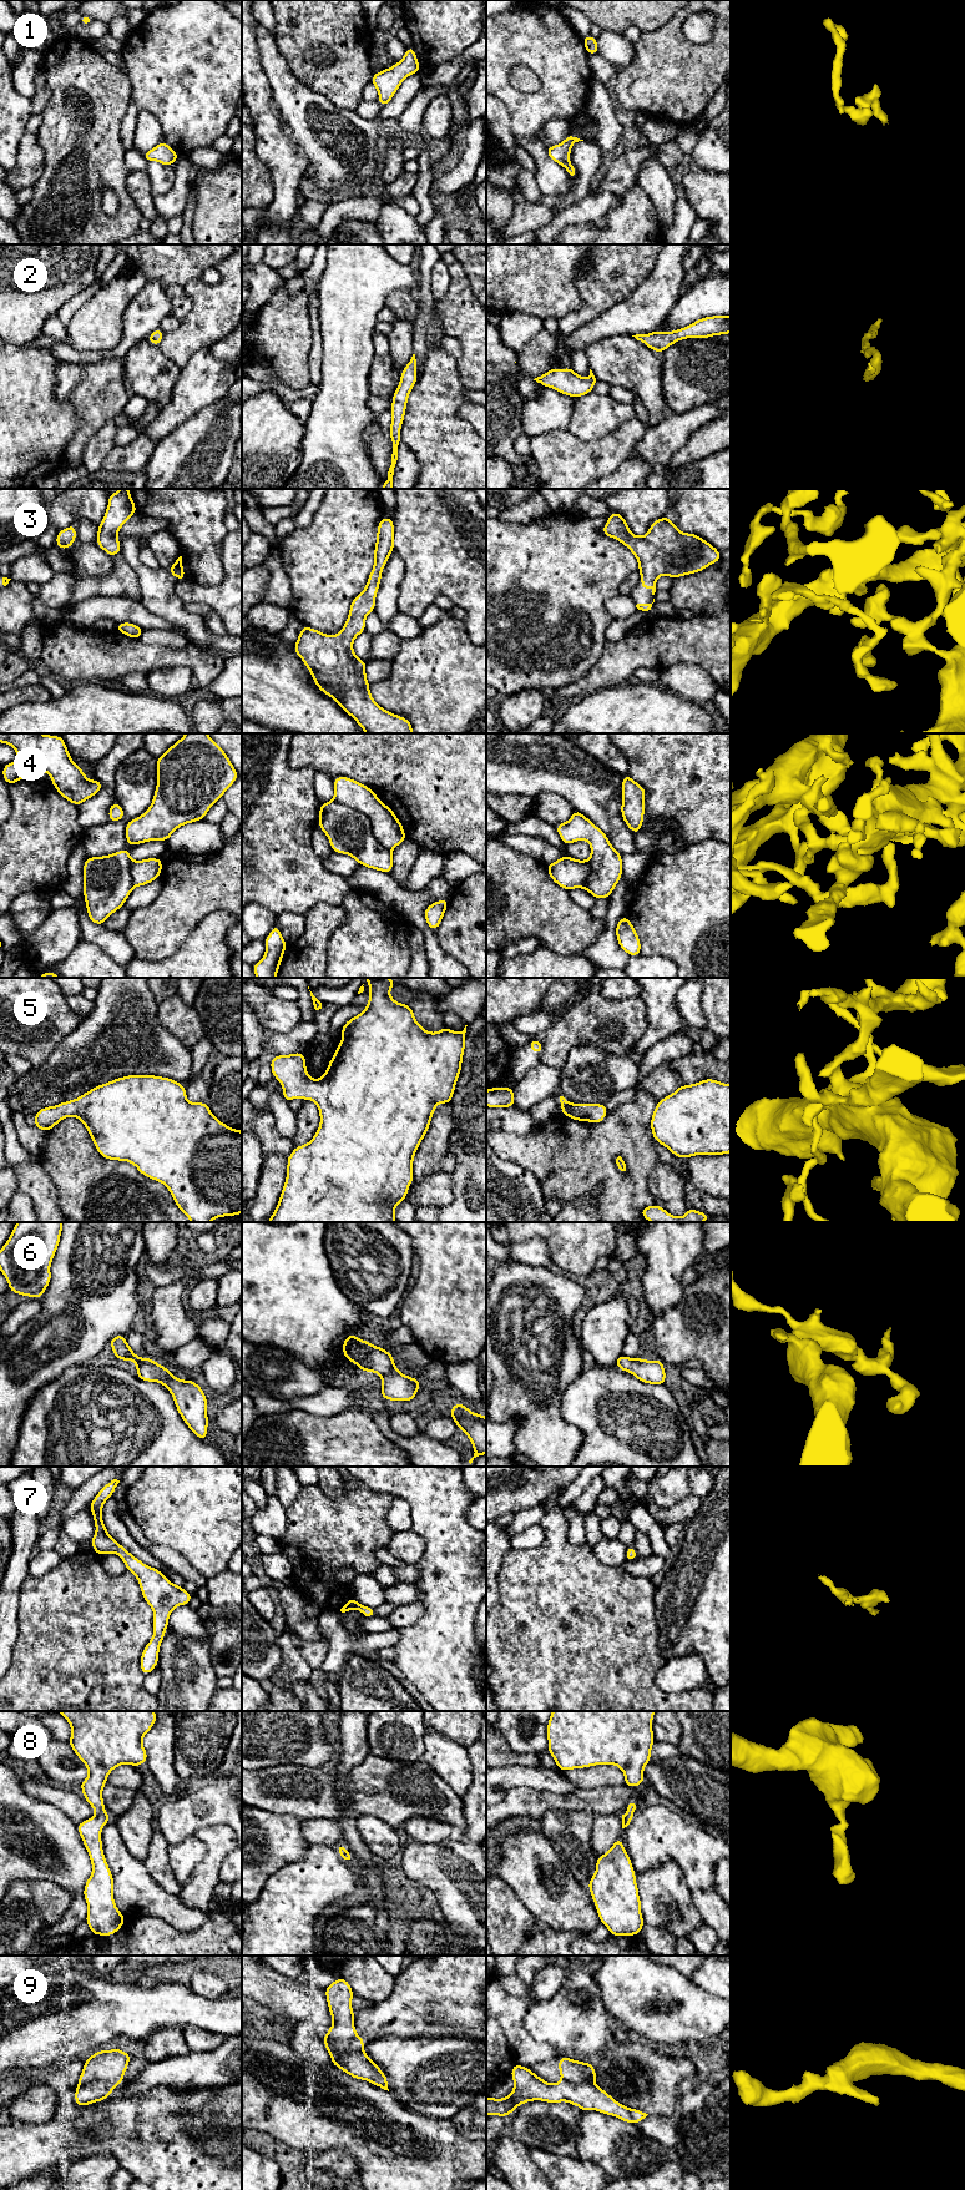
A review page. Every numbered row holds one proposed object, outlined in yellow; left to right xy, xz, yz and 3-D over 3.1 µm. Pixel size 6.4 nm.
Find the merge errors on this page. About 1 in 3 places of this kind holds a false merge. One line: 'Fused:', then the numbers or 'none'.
Fused: 9

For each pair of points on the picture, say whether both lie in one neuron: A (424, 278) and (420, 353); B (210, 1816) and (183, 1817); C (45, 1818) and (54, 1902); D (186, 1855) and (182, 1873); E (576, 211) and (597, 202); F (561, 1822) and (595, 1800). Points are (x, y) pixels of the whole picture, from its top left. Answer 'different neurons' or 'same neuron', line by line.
A: same neuron
B: same neuron
C: different neurons
D: same neuron
E: same neuron
F: different neurons

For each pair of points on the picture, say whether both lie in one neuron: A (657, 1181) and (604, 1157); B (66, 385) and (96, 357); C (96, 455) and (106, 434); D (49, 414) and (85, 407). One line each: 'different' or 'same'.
A: different
B: different
C: same
D: different

